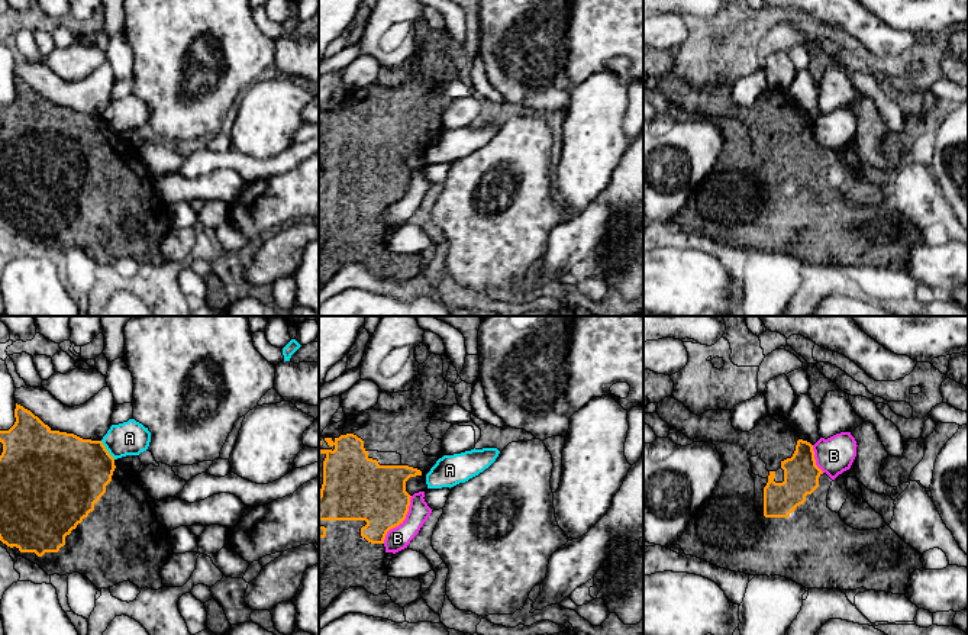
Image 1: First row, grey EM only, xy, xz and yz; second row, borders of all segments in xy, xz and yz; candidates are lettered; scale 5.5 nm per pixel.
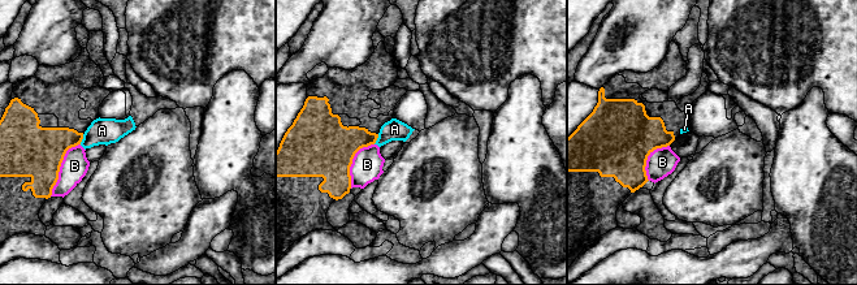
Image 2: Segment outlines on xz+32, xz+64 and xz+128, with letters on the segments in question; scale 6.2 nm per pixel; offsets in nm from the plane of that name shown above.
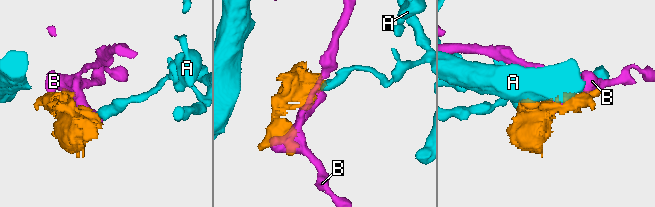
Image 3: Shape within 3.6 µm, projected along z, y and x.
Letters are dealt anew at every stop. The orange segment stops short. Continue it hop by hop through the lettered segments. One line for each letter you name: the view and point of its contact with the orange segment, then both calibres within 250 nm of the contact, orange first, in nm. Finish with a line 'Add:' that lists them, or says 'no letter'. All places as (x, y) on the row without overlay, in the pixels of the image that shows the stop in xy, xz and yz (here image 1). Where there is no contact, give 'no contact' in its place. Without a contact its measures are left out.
Add: no letter

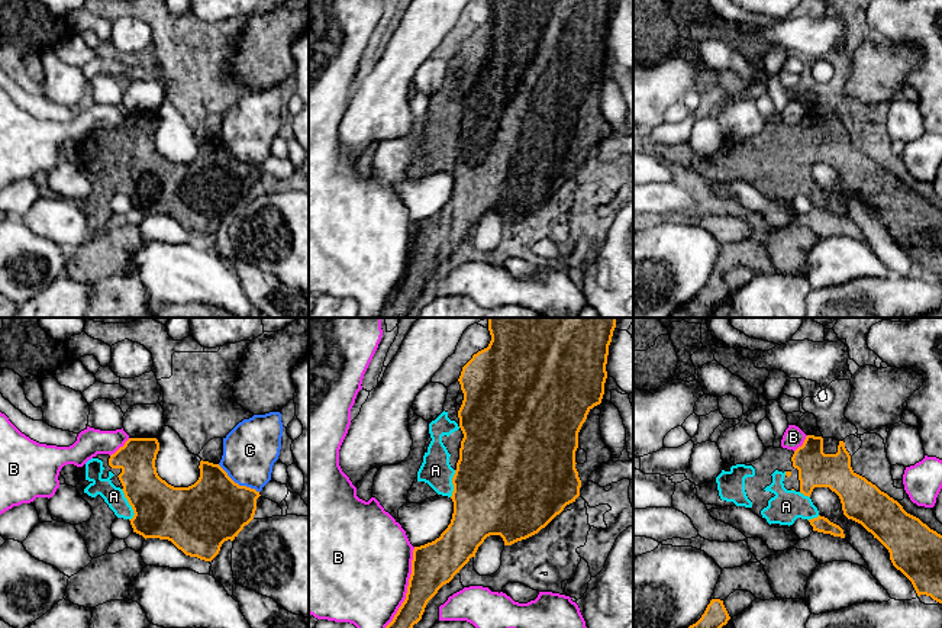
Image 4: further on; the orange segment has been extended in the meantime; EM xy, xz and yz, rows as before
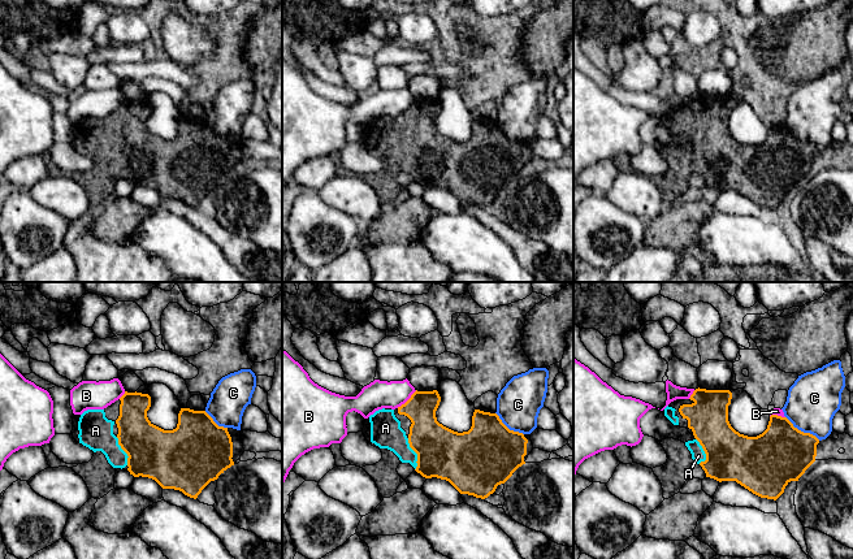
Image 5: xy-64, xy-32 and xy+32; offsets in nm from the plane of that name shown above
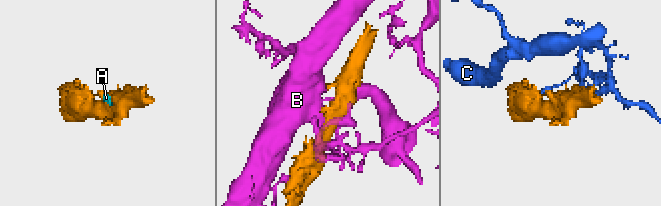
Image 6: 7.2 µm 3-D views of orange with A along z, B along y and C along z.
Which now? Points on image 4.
A: meets orange in xy at (129, 179); 300 nm thick on the orange side, 110 nm on the other
Add: A

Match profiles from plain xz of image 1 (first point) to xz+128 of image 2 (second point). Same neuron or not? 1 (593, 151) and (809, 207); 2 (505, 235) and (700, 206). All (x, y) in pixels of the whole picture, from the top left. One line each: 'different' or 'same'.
1: same
2: same

